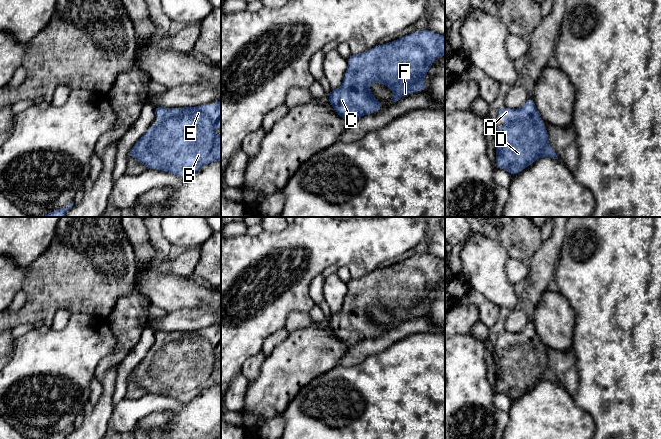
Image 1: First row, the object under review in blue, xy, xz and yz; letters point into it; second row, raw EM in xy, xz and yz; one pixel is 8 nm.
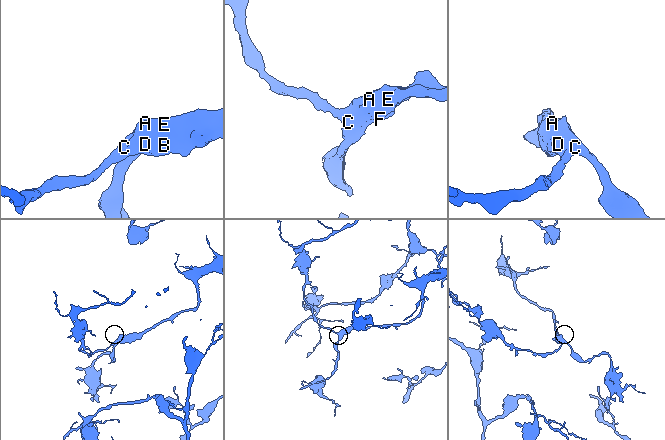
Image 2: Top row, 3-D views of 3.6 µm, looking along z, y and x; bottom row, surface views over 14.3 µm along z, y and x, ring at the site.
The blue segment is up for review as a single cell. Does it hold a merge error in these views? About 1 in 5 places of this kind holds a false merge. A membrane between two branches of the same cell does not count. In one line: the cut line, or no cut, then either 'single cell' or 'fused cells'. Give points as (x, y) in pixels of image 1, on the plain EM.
no cut | single cell

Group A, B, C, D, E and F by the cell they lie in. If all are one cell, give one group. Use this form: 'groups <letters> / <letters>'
groups A B C D E F

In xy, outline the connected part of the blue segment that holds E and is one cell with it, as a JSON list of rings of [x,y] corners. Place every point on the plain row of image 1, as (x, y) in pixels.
[[[221,323],[216,328],[204,328],[197,331],[154,332],[154,341],[164,343],[158,350],[150,349],[146,357],[134,368],[128,382],[136,382],[147,393],[172,397],[183,403],[189,403],[211,386],[221,386],[221,357],[219,368],[215,351],[221,351]]]

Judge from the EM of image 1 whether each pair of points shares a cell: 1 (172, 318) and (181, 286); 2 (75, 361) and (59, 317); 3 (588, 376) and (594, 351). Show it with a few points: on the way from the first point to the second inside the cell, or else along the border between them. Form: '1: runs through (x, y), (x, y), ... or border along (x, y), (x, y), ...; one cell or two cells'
1: border along (197, 305), (182, 307), (167, 313); two cells
2: border along (71, 313), (63, 327), (50, 329); two cells
3: runs through (594, 370), (594, 357); one cell

